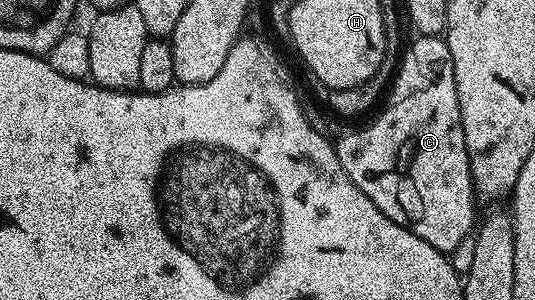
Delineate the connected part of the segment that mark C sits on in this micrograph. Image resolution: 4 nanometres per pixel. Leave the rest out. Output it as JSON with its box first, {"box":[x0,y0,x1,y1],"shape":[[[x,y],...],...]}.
{"box":[334,35,478,253],"shape":[[[421,35],[413,38],[413,40],[412,44],[410,44],[410,42],[407,44],[406,50],[399,60],[394,82],[390,87],[392,104],[390,104],[369,127],[364,127],[361,131],[352,131],[349,135],[342,136],[340,140],[335,140],[334,146],[336,148],[338,161],[342,165],[342,169],[350,177],[350,181],[354,181],[354,185],[358,185],[358,189],[362,193],[366,193],[366,197],[370,197],[370,201],[374,201],[374,205],[378,205],[378,209],[382,213],[386,213],[386,217],[390,217],[390,221],[402,225],[407,231],[414,233],[434,249],[445,253],[453,253],[452,251],[458,250],[459,247],[463,245],[464,238],[466,238],[468,234],[468,238],[473,234],[474,228],[478,223],[478,215],[476,219],[476,199],[478,200],[478,191],[472,182],[472,162],[468,156],[466,137],[462,129],[462,113],[458,105],[458,89],[456,88],[456,78],[454,77],[454,61],[452,60],[452,54],[450,53],[447,42],[445,42],[441,36]]]}

